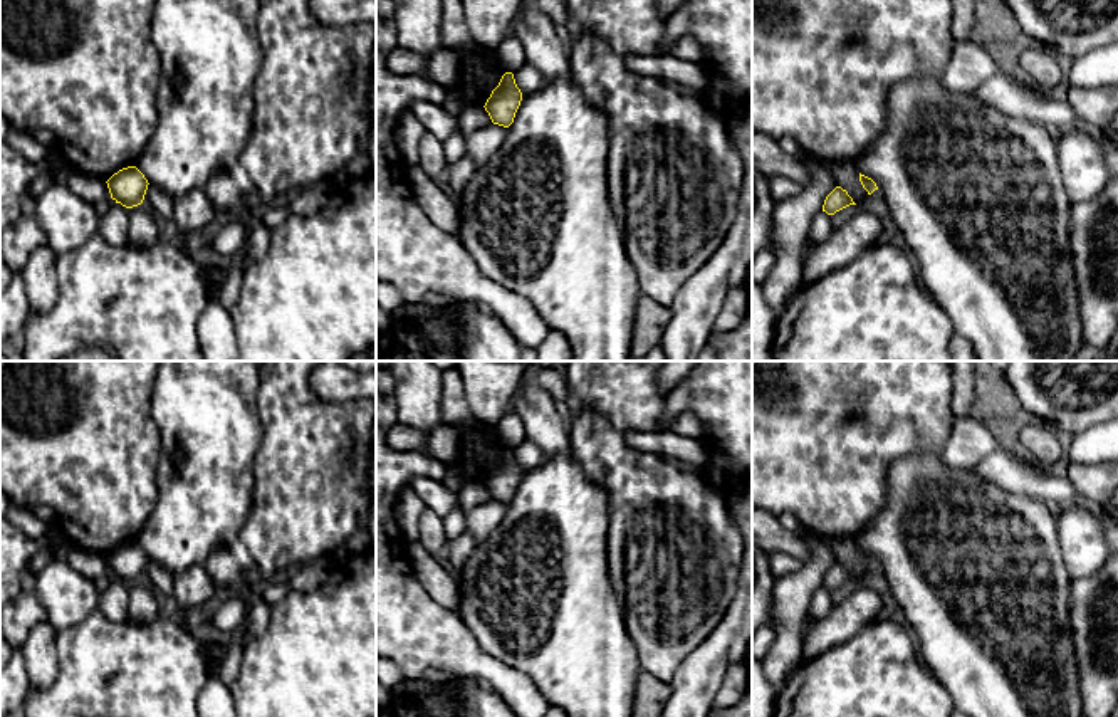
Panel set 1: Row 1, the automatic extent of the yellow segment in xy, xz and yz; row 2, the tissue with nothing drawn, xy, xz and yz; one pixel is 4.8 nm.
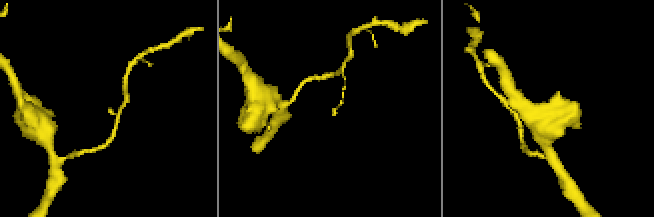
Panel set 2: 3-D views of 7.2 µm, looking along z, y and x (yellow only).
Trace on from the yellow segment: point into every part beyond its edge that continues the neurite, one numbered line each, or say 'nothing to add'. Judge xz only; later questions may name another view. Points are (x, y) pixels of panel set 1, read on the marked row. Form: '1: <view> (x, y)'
nothing to add

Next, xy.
nothing to add

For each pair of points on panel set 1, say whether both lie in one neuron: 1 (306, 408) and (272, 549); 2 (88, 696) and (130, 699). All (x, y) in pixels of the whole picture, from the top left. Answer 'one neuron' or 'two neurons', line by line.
1: one neuron
2: one neuron

